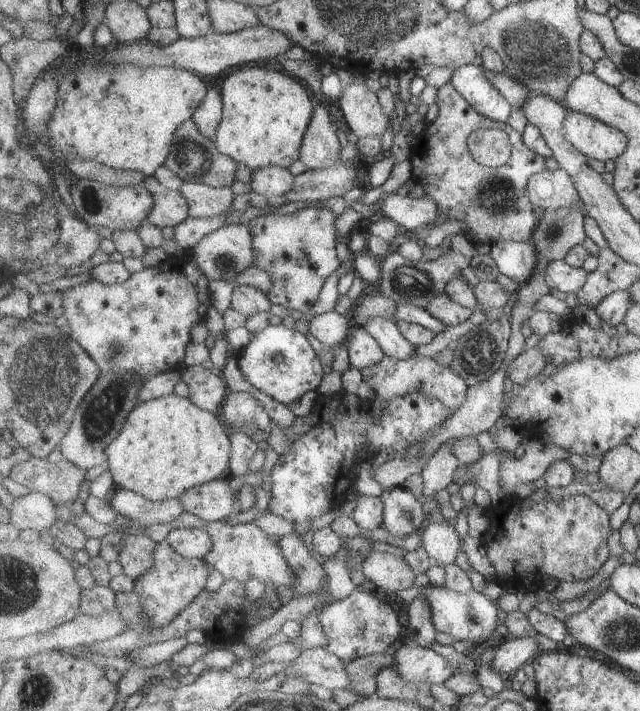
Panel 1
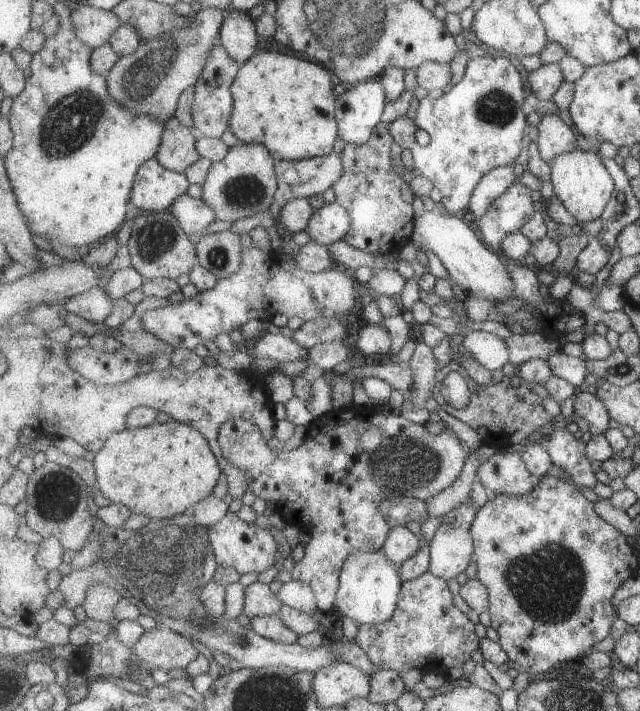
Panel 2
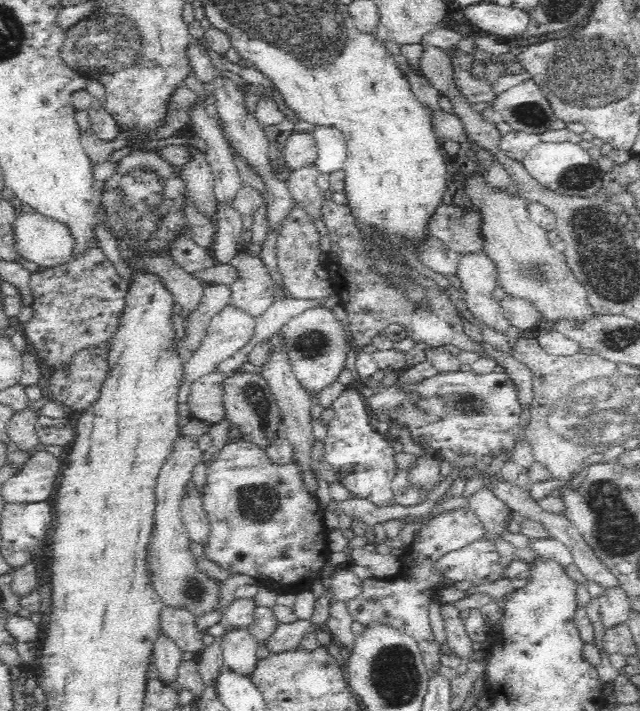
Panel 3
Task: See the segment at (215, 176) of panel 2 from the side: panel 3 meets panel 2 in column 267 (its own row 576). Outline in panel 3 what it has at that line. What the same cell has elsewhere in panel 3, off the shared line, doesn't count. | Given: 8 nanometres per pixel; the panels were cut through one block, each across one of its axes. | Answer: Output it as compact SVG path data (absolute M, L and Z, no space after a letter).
M179 436L174 442L174 452L167 458L157 478L154 528L150 542L146 546L146 569L162 606L184 608L196 618L215 611L221 596L218 582L210 579L202 570L198 570L198 558L190 551L189 534L187 528L183 526L180 512L181 498L191 480L192 470L201 460L202 453L198 449L197 438Z

